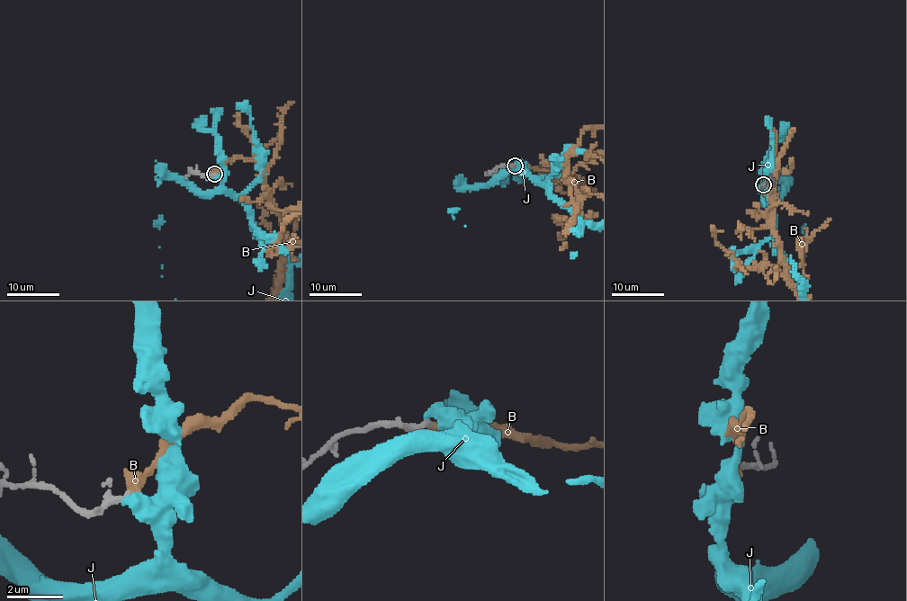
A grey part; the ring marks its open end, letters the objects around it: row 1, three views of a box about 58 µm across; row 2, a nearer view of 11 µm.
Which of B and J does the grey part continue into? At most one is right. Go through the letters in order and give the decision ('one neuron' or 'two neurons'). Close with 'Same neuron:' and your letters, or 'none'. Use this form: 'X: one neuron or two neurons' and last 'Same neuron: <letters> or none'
B: one neuron
J: two neurons
Same neuron: B

